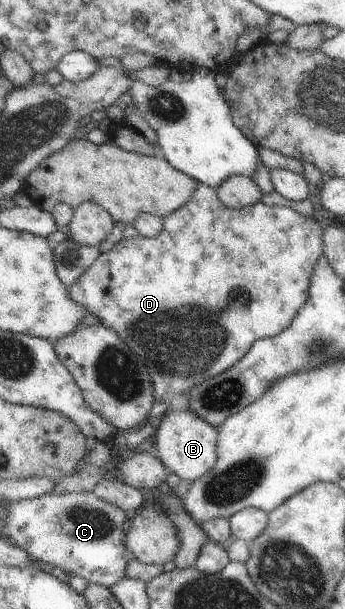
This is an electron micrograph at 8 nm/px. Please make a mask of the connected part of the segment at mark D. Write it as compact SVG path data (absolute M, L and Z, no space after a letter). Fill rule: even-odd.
M199 183L195 193L191 195L191 199L181 209L177 209L175 213L171 213L164 219L161 233L157 237L146 238L138 235L133 238L123 238L111 251L100 254L88 271L79 277L77 283L66 288L70 293L69 297L75 303L81 303L87 309L88 315L97 317L100 326L113 329L117 333L117 337L132 347L135 355L149 369L155 396L155 403L153 403L150 415L153 418L161 418L170 409L171 400L175 395L185 394L188 396L188 393L191 393L191 389L196 385L201 385L233 367L257 340L279 335L281 331L291 325L291 321L295 319L295 315L307 301L311 273L313 273L317 260L323 256L323 231L324 229L312 216L301 215L291 208L268 206L259 201L255 205L231 209L221 203L214 188Z

